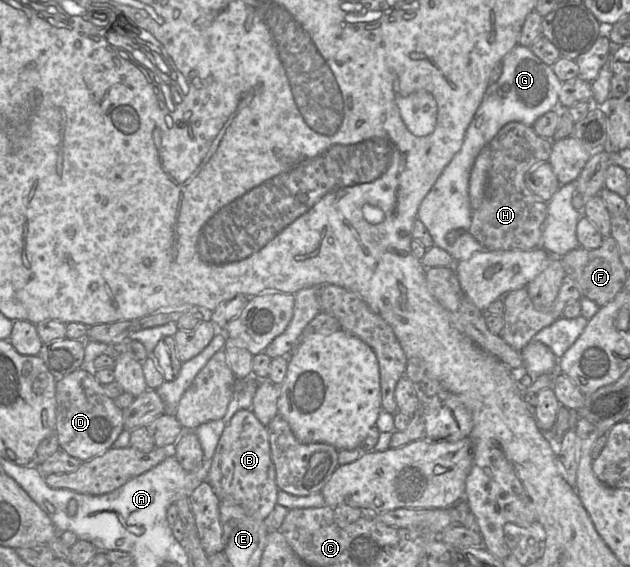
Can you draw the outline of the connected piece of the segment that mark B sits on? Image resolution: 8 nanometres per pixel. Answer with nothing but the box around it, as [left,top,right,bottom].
[207,409,279,521]

